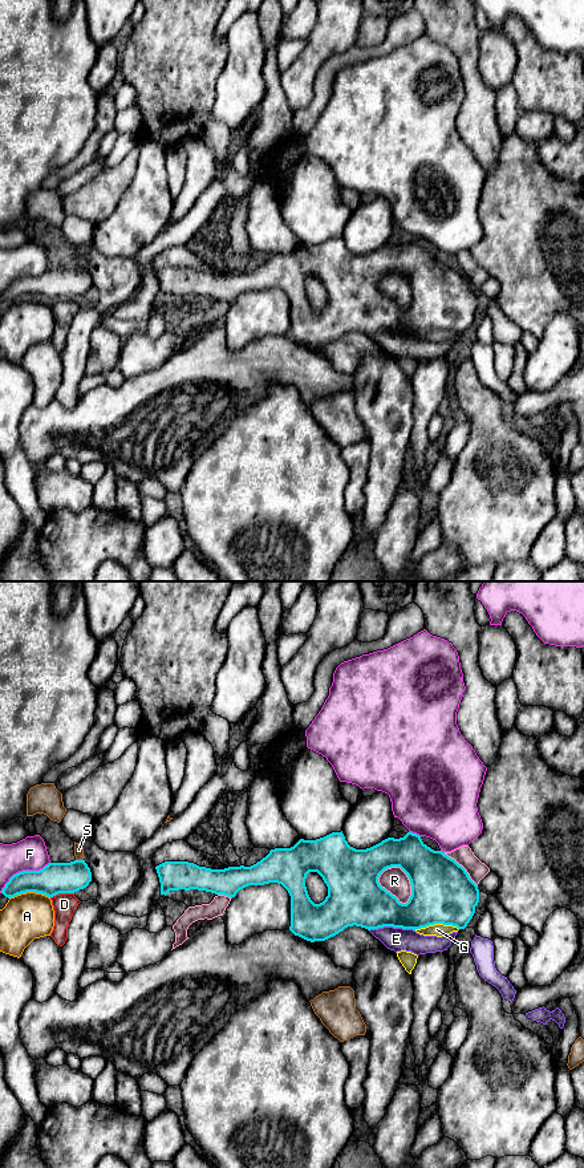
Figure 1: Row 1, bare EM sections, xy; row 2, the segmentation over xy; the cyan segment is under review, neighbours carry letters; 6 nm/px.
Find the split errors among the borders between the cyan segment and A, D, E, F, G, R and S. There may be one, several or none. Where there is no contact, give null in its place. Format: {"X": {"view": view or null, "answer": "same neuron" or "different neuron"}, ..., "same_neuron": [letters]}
{"A": {"view": "xy", "answer": "different neuron"}, "D": {"view": "xy", "answer": "different neuron"}, "E": {"view": "xy", "answer": "different neuron"}, "F": {"view": "xy", "answer": "different neuron"}, "G": {"view": "xy", "answer": "different neuron"}, "R": {"view": "xy", "answer": "different neuron"}, "S": {"view": "xy", "answer": "different neuron"}, "same_neuron": []}

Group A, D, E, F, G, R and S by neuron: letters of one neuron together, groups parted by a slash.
A / D / E / F / G / R / S

